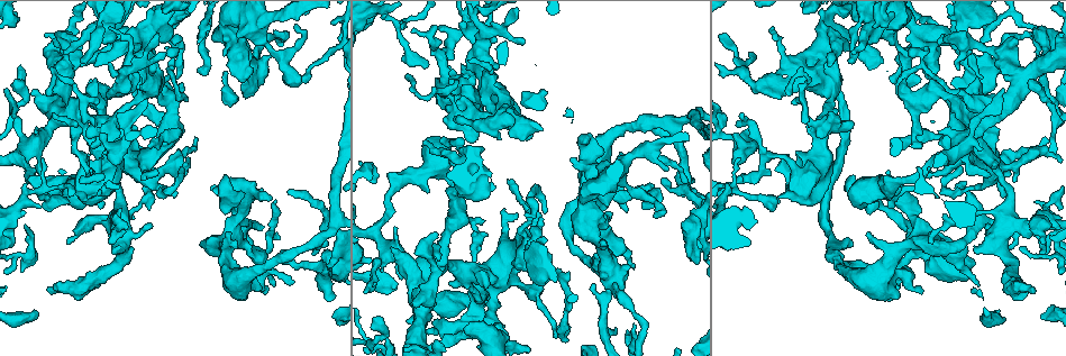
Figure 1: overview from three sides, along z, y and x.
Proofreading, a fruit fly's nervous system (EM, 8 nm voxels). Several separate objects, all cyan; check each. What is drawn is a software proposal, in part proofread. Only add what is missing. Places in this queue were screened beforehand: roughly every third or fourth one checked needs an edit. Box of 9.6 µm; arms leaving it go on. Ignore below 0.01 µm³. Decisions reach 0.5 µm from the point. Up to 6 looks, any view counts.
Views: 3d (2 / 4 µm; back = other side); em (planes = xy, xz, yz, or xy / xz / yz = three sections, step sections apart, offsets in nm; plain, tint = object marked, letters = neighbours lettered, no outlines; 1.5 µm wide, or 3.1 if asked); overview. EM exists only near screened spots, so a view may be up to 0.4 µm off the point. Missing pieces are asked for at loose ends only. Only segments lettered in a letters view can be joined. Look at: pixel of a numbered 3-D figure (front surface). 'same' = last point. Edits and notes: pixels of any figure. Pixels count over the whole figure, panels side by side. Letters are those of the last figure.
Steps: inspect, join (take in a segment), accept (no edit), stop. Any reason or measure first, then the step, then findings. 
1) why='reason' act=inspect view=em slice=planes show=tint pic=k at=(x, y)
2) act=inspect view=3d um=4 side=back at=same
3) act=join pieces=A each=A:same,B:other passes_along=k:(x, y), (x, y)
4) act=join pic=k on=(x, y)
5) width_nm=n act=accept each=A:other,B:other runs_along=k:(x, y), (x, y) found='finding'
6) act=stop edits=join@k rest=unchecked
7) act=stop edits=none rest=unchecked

why='free end' act=inspect view=3d um=2 pic=1 at=(889, 300)

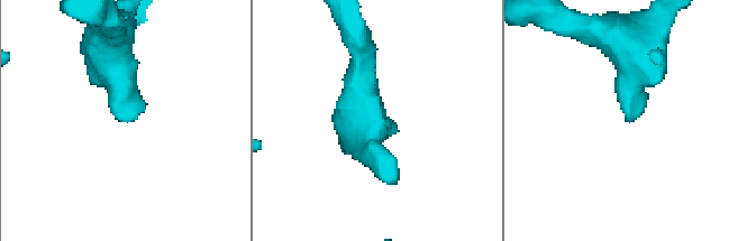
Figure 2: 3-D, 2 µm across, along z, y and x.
act=inspect view=em slice=planes show=letters pic=2 at=(625, 118)

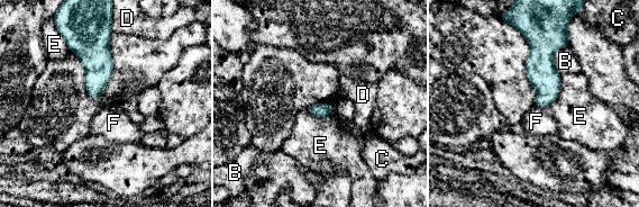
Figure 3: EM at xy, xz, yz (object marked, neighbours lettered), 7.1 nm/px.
act=accept each=B:other,C:other,D:other,E:other,F:other border=3:(536, 106), (541, 109) found='no lettered segment goes on from it'

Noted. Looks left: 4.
why='thick end' act=inspect view=em slice=planes show=plain pic=1 at=(965, 280)

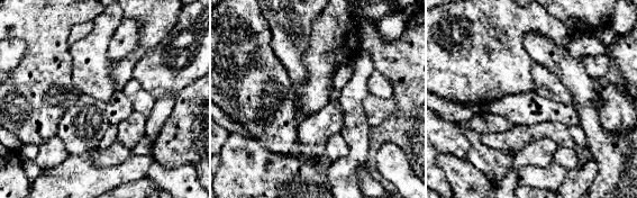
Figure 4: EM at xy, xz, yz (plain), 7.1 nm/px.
act=inspect view=em slice=planes show=letters at=same

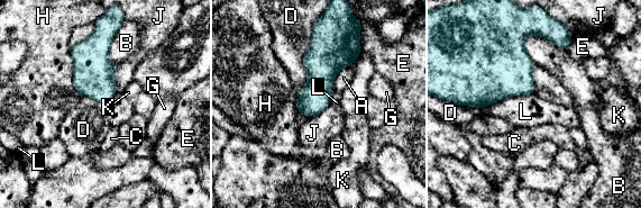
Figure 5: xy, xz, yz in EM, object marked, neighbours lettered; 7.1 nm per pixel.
longest_contact=D:550nm act=accept each=A:other,B:other,C:other,D:other,E:other,G:other,H:other,J:other,K:other,L:other found='none of them fits'

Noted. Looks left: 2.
why='an open end' act=inspect view=em slice=planes show=tint pic=1 at=(594, 253)

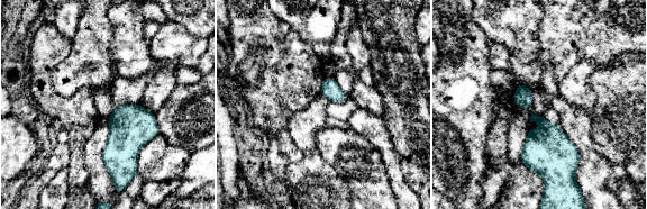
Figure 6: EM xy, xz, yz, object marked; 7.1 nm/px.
why='see the neighbours' act=inspect view=em slice=planes show=letters at=same

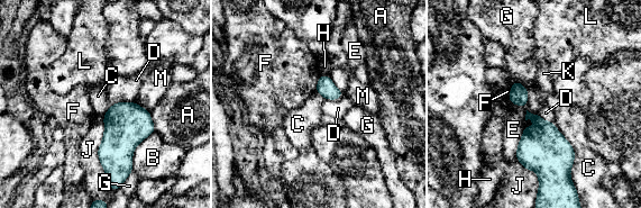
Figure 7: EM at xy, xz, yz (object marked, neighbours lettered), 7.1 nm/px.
act=accept each=A:other,B:other,C:other,D:other,E:other,F:other,G:other,H:other,J:other,K:other,L:other,M:other border=7:(321, 75), (317, 82), (316, 91) found='none of them fits'

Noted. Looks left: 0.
act=stop edits=none rest=unchecked

